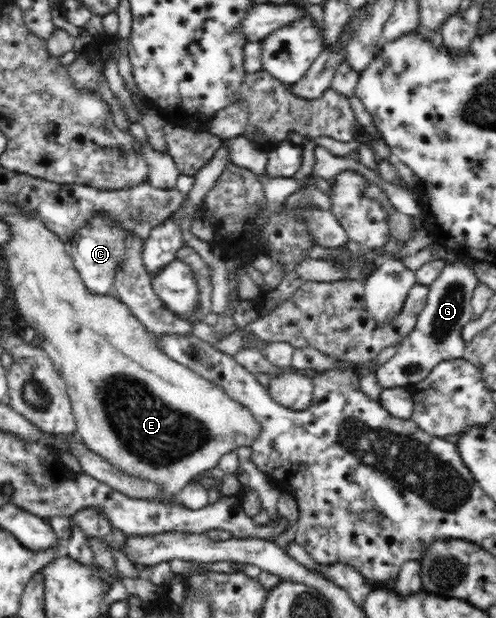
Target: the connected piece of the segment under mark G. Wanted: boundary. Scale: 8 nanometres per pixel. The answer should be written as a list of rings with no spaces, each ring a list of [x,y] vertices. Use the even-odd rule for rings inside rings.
[[[470,262],[445,264],[439,277],[429,286],[427,304],[419,314],[415,329],[397,343],[397,353],[374,371],[384,388],[412,387],[423,381],[438,363],[462,357],[466,343],[461,338],[461,329],[471,320],[473,291],[480,283],[473,268]]]

